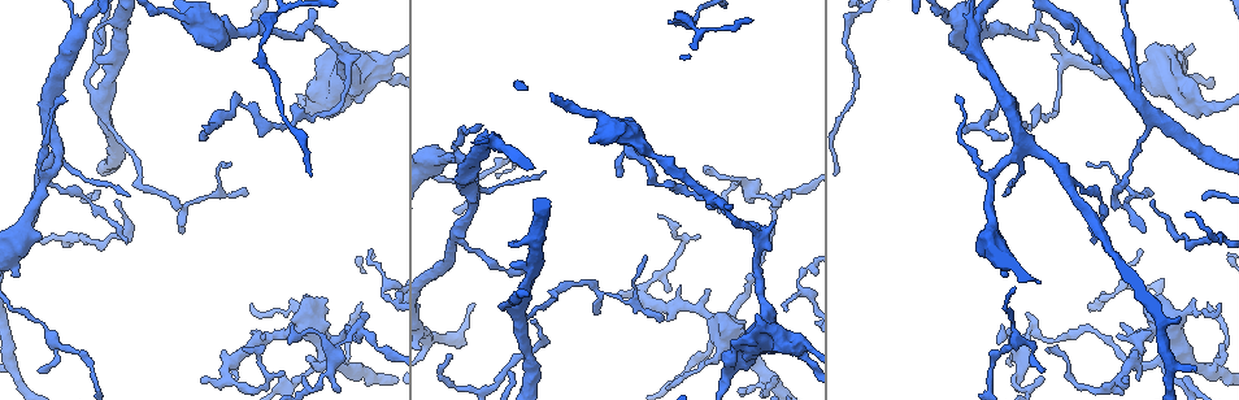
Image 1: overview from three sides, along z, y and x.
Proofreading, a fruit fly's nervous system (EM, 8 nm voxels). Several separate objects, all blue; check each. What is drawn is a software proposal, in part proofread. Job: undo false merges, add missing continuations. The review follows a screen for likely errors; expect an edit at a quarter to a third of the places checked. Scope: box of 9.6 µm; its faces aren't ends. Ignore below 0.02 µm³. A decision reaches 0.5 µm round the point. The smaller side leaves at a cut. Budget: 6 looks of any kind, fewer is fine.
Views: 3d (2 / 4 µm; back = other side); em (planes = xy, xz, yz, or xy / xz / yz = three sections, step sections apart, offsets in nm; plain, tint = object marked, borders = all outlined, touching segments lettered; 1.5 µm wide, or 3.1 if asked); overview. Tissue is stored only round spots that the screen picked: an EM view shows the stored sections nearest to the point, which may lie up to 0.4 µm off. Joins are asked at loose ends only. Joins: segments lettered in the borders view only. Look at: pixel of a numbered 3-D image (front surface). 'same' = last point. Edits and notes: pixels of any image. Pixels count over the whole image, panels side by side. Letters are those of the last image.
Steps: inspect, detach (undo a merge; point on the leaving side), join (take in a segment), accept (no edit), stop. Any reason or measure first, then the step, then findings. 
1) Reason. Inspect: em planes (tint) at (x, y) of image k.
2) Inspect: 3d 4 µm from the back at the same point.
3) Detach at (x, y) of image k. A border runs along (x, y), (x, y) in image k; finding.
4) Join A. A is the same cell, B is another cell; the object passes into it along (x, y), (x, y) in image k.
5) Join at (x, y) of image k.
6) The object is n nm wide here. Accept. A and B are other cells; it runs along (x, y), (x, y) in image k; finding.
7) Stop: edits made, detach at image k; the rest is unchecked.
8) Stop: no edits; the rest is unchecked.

Branch stops here. Inspect: 3d 4 µm at (598, 313) of image 1.

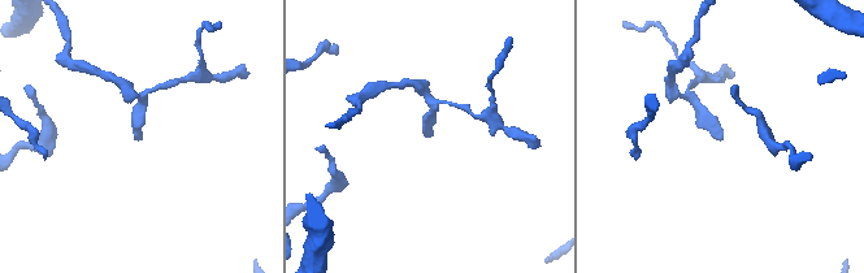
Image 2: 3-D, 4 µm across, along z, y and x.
Need the tissue. Inspect: em planes (tint) at (431, 133) of image 2.

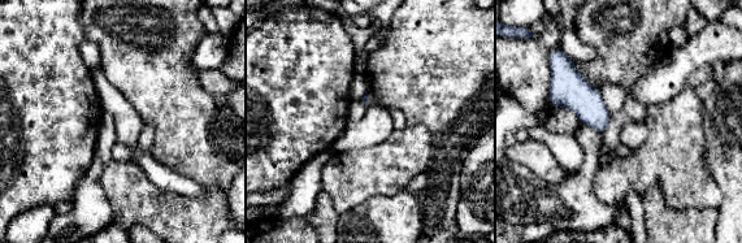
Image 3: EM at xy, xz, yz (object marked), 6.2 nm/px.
Inspect: em planes (borders) at the same point.

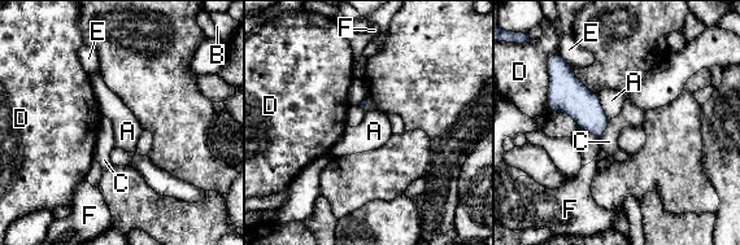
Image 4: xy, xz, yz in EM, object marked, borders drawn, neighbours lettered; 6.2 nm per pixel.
Accept. A, B, C, D, E and F are other cells; a border runs along (597, 96), (601, 109), (609, 119) in image 4; none of them fits.

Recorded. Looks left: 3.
Sudden change in width. Inspect: 3d 2 µm at (706, 316) of image 1.

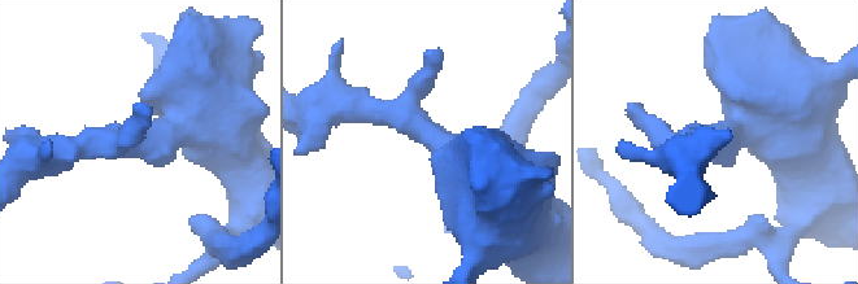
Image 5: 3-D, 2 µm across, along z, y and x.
Inspect: em planes (borders) at (443, 146) of image 5.

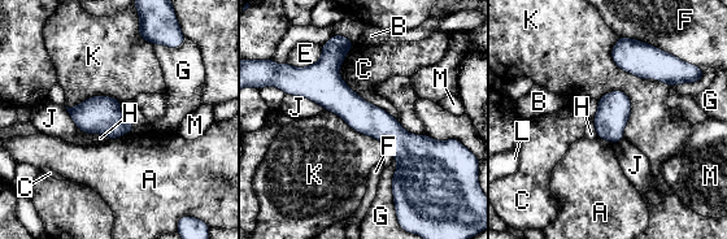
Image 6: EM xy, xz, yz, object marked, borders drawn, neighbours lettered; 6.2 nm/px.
The longest contact is with F, 440 nm. Accept. A, B, C, E, F, G, H, J, K, L and M are other cells; a border runs along (612, 90), (630, 99), (625, 137) in image 6; continuous, no second neuron.

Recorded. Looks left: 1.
Arms part here. Inspect: em yz step 4 (borders) at (1017, 144) of image 1.

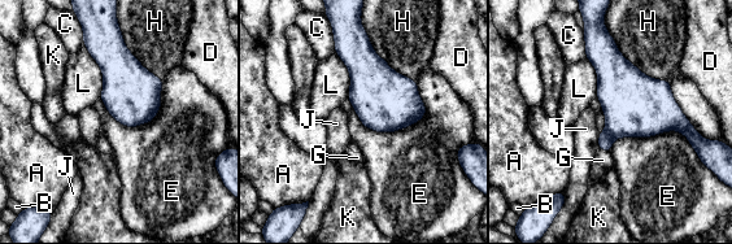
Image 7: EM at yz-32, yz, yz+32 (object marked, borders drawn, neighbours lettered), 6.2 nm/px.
The longest contact is with H, 500 nm. Accept. A, B, C, D, E, G, H, J, K and L are other cells; a border runs along (426, 104), (393, 131), (353, 109) in image 7; all the same neuron.

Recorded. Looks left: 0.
Stop: no edits; the rest is unchecked.

